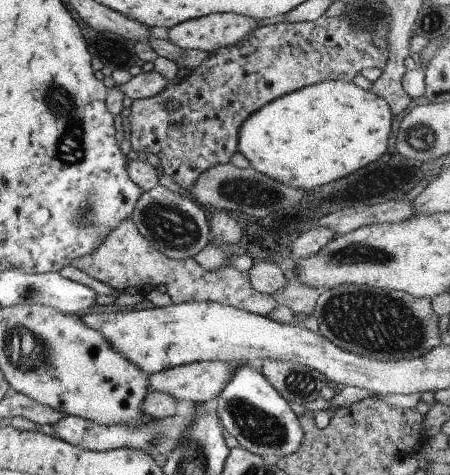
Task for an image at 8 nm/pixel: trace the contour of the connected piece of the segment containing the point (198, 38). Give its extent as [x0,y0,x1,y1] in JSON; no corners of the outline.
[165,13,257,54]

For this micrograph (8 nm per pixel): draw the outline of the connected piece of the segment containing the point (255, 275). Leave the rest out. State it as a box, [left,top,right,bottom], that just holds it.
[245,260,285,295]

